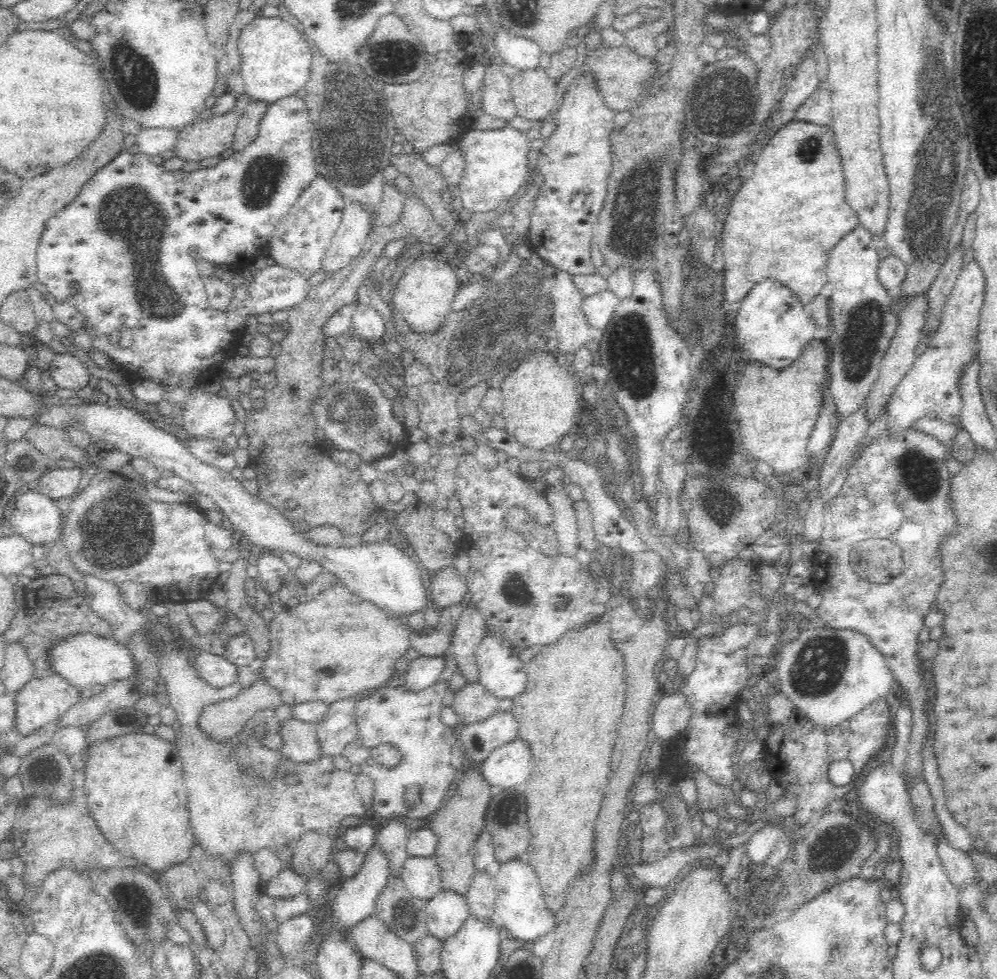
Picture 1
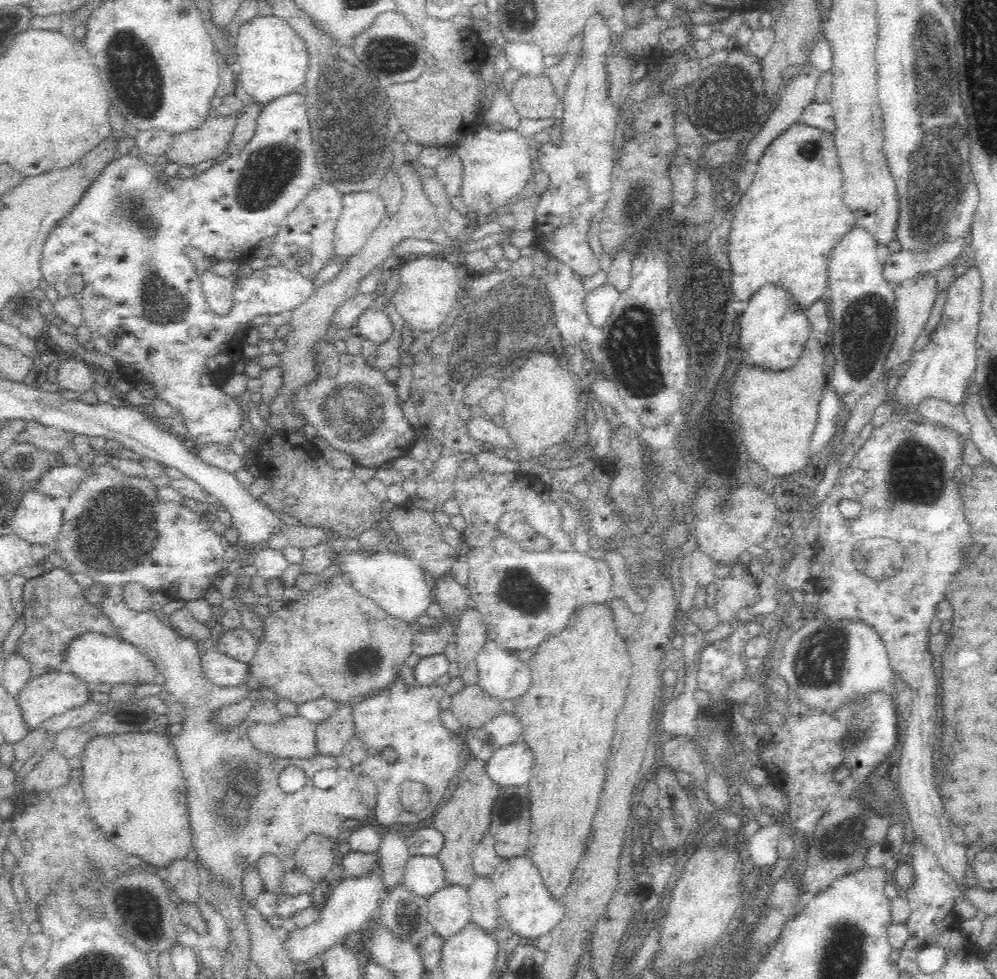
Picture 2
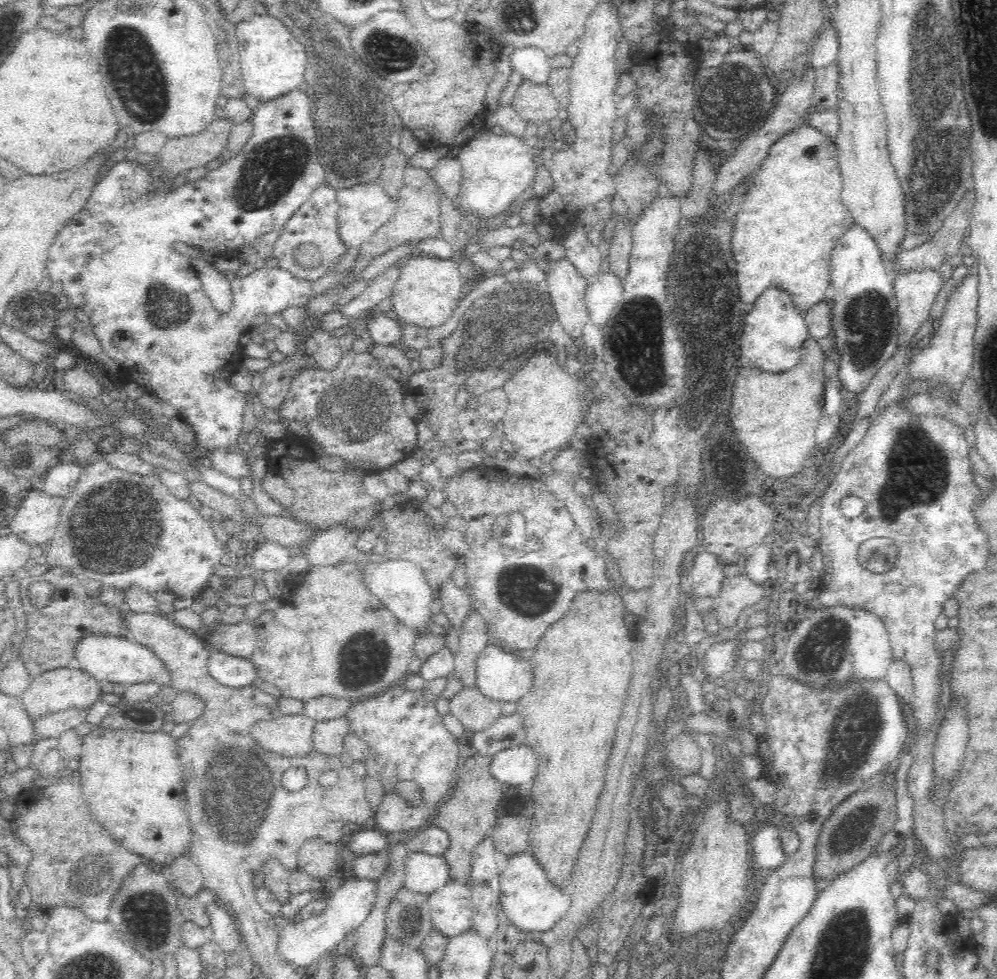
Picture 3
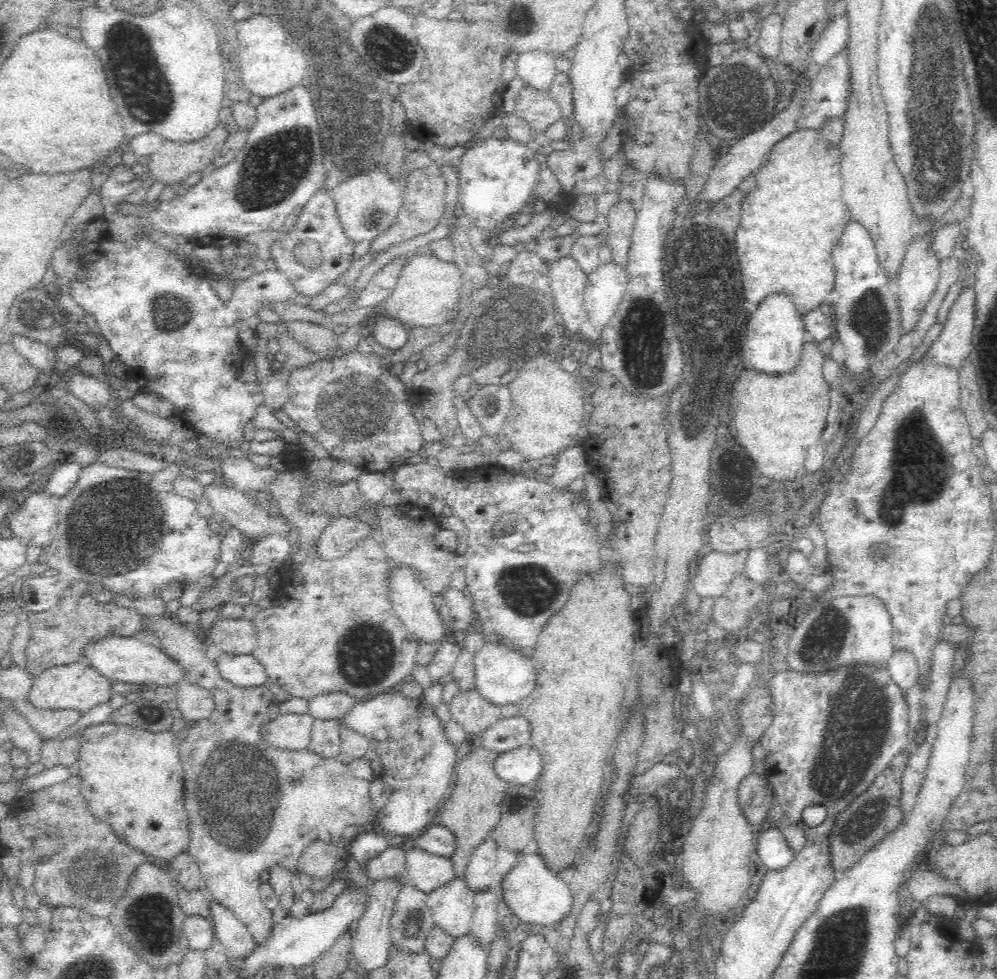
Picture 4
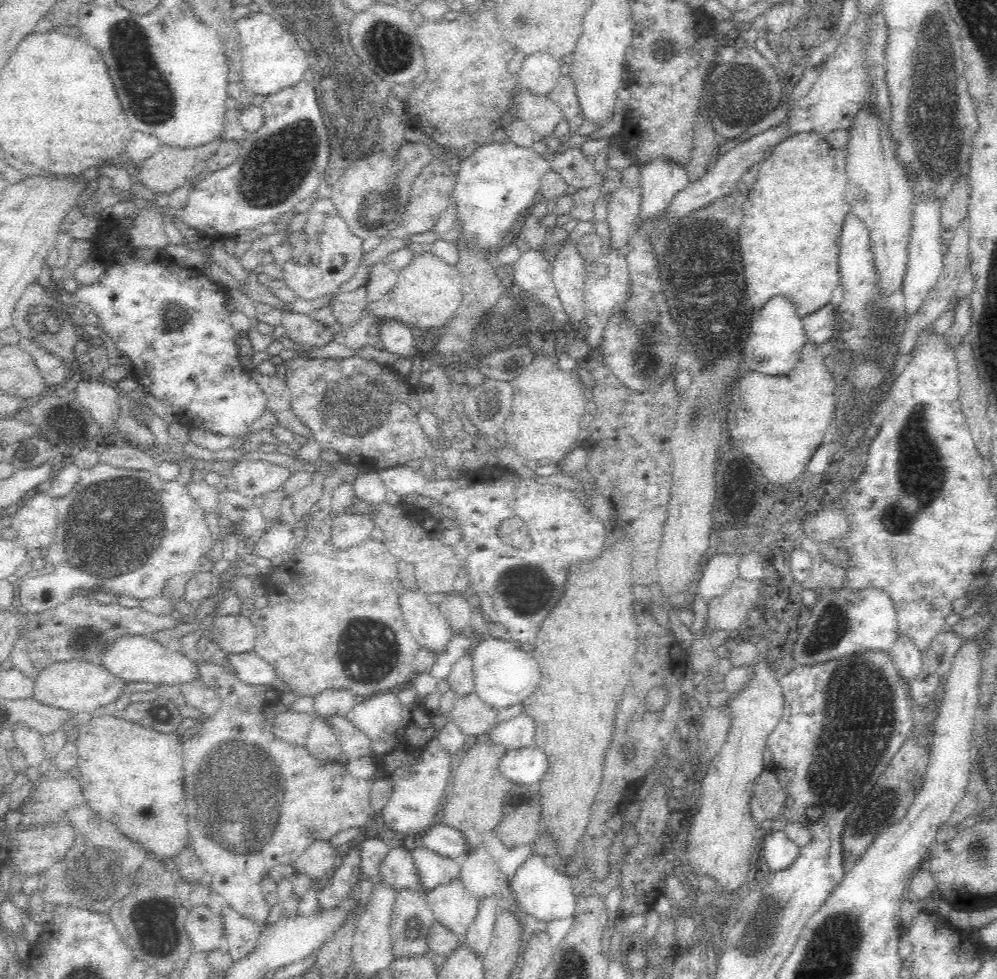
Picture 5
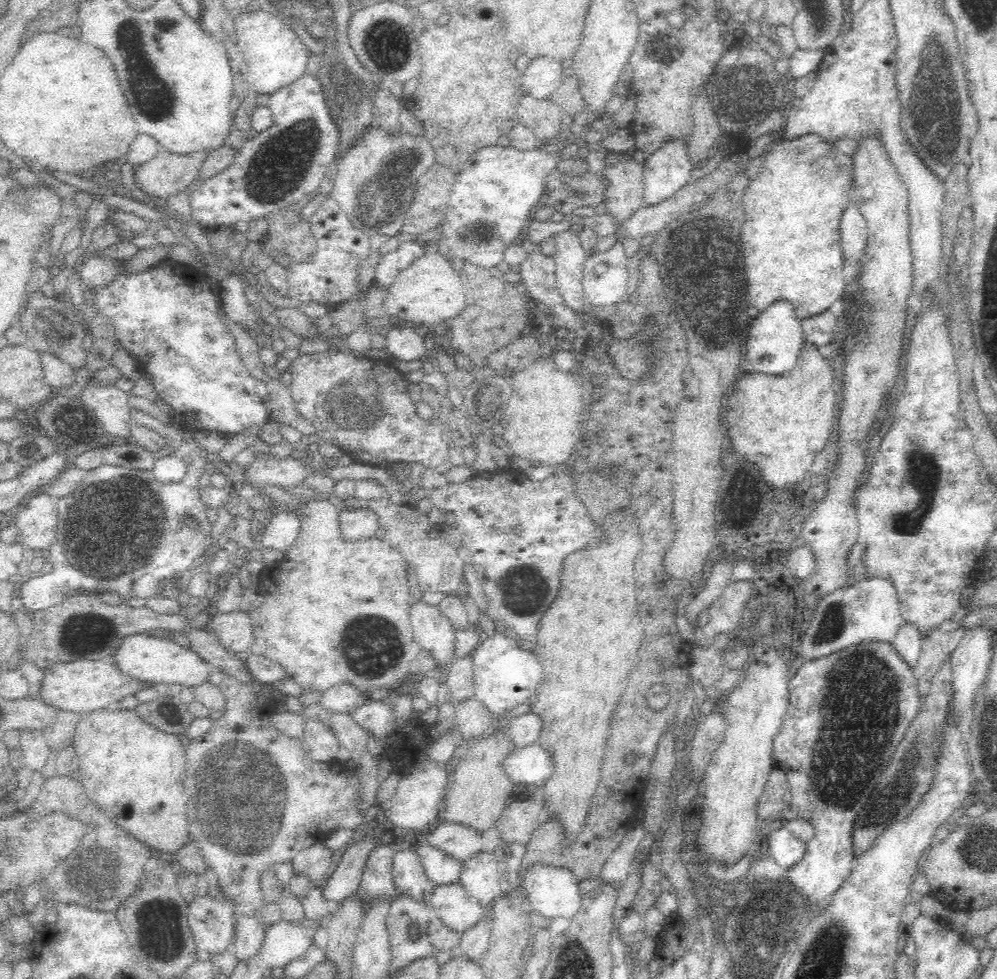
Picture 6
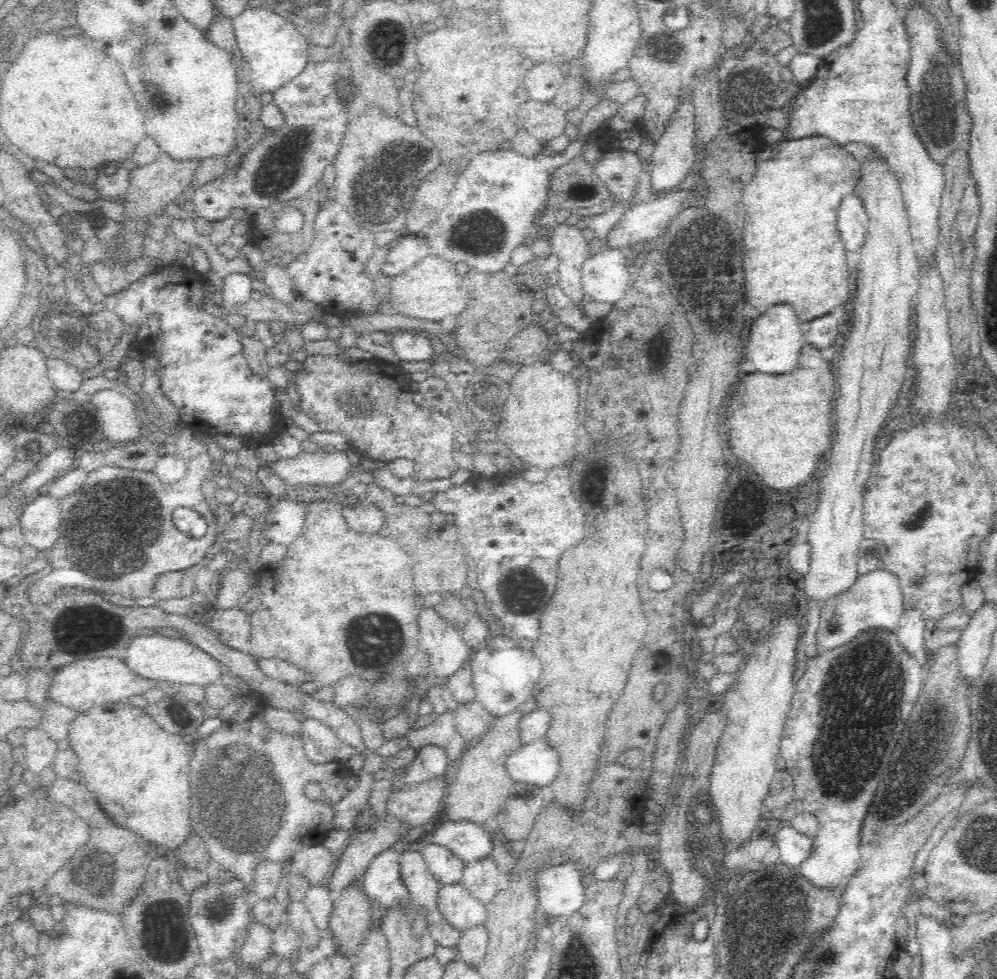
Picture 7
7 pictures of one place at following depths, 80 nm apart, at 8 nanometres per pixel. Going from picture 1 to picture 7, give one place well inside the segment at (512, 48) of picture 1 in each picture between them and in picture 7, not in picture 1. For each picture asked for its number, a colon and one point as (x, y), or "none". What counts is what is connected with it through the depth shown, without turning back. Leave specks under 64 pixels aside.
2: (529, 59)
3: (531, 64)
4: (538, 69)
5: (540, 72)
6: (543, 76)
7: (542, 82)

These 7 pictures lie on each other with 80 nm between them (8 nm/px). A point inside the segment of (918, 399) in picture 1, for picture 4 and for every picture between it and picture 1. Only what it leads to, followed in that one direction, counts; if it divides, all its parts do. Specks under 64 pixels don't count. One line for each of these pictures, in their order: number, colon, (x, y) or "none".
2: (942, 369)
3: (948, 354)
4: (954, 341)

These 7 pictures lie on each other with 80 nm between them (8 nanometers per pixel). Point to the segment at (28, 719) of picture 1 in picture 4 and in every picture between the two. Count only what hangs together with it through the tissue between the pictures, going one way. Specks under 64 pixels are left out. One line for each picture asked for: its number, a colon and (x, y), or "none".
2: (51, 694)
3: (57, 689)
4: (77, 686)

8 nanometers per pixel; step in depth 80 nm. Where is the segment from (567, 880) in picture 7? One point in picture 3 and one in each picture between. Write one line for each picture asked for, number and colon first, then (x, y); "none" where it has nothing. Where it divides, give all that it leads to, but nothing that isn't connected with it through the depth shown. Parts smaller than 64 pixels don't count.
3: (532, 902)
4: (532, 890)
5: (548, 892)
6: (559, 885)

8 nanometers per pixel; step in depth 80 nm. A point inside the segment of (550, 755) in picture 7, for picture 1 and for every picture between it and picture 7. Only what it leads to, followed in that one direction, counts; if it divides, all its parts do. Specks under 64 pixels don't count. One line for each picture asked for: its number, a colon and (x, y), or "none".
1: (509, 765)
2: (509, 766)
3: (512, 766)
4: (523, 765)
5: (525, 765)
6: (532, 764)

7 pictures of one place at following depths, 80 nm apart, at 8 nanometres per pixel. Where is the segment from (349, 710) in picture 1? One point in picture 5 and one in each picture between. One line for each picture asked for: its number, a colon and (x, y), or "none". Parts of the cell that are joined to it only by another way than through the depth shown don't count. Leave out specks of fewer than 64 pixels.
2: (331, 734)
3: (327, 737)
4: (324, 741)
5: (321, 742)

